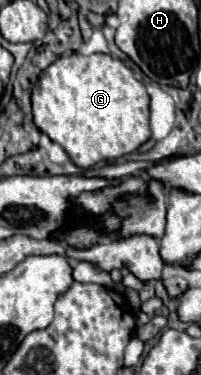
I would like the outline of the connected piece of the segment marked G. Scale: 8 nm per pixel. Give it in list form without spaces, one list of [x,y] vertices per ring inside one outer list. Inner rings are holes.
[[[72,53],[68,57],[58,57],[42,73],[32,89],[32,113],[34,125],[46,133],[54,143],[62,145],[68,157],[80,167],[90,169],[98,163],[114,161],[122,155],[136,151],[144,141],[150,139],[150,109],[148,109],[146,87],[134,77],[134,73],[120,61],[104,53],[80,55]]]

